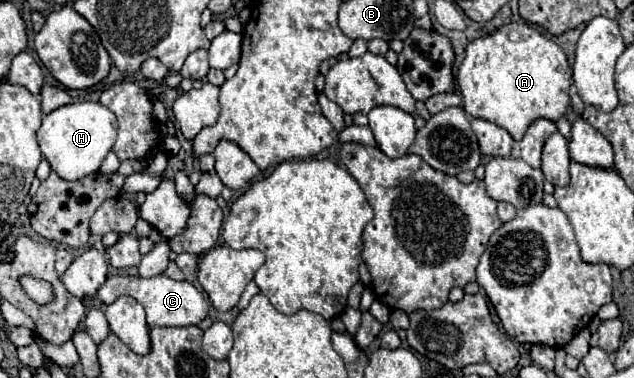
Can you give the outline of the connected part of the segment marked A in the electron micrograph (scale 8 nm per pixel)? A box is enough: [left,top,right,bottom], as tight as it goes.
[457,23,571,141]

